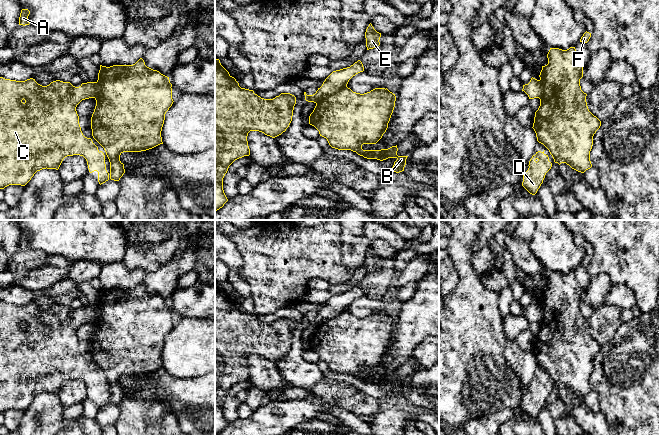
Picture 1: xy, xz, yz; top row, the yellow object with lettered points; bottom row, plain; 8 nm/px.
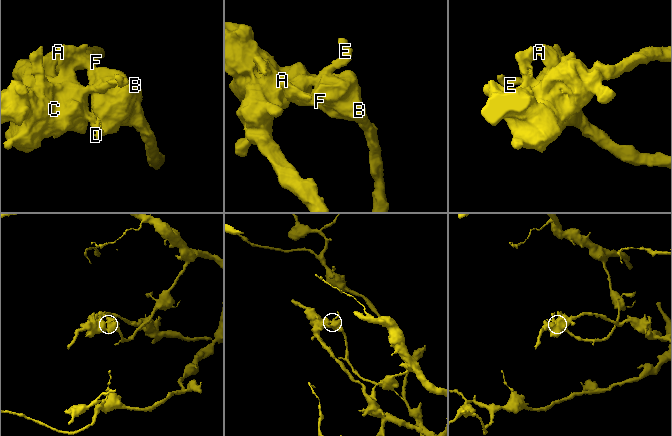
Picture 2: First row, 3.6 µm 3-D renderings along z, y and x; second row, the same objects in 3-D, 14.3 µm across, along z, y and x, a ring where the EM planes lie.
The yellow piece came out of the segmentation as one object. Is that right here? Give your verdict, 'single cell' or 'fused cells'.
fused cells

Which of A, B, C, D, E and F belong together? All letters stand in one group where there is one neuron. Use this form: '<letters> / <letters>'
A C D E F / B

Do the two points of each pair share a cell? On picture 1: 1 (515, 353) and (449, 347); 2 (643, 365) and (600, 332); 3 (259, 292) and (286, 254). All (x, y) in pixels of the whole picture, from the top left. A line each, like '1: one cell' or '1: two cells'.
1: two cells
2: two cells
3: one cell

